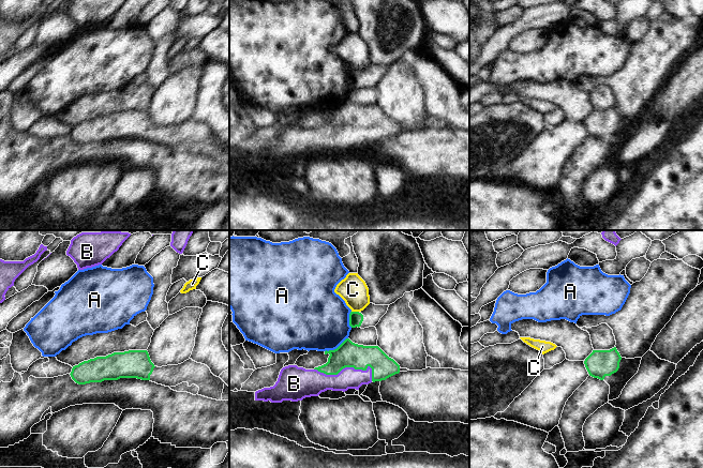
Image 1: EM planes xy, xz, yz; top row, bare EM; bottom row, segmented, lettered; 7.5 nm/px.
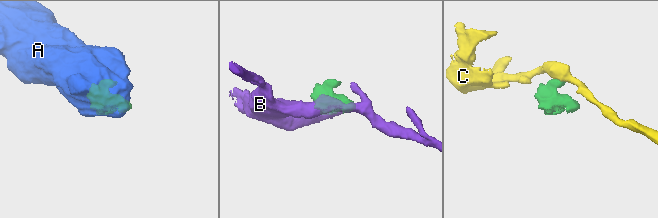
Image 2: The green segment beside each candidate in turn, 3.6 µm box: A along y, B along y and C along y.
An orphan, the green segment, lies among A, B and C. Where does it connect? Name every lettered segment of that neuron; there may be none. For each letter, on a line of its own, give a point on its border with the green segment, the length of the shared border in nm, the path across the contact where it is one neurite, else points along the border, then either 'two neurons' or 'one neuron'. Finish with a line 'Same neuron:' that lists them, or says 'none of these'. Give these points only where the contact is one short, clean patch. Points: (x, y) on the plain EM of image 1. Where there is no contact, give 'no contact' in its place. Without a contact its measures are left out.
A: xz (337, 108) | 200 nm | two neurons
B: xz (348, 126) | 440 nm | one neuron
C: xz (355, 72) | 60 nm | along xz (352, 71), (358, 72) | two neurons
Same neuron: B

